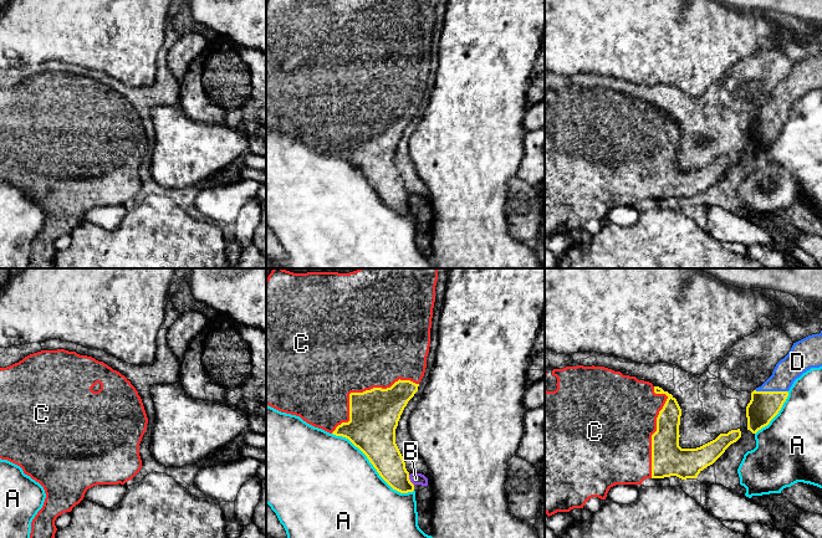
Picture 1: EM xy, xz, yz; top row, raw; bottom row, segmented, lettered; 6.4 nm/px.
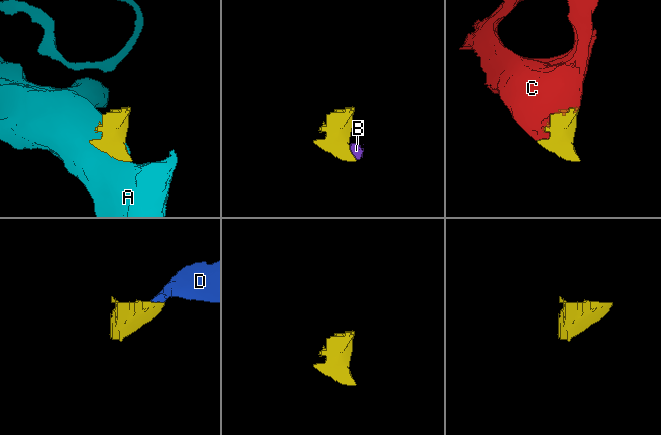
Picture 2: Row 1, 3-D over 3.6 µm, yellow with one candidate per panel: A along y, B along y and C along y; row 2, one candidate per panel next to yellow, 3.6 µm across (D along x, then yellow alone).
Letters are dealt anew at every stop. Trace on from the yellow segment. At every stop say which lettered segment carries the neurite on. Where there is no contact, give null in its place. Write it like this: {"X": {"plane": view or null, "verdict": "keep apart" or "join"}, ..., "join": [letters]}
{"A": {"plane": "xz", "verdict": "keep apart"}, "B": {"plane": "xz", "verdict": "keep apart"}, "C": {"plane": "xz", "verdict": "join"}, "D": {"plane": "yz", "verdict": "join"}, "join": ["C", "D"]}

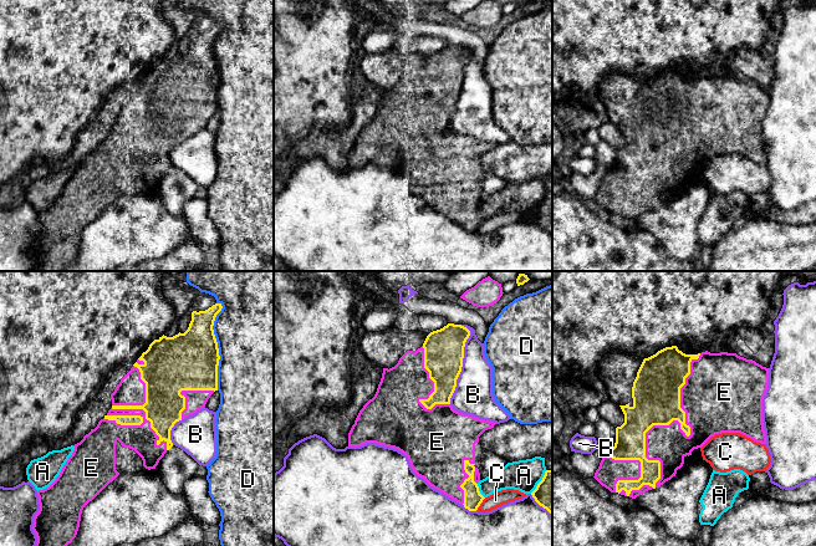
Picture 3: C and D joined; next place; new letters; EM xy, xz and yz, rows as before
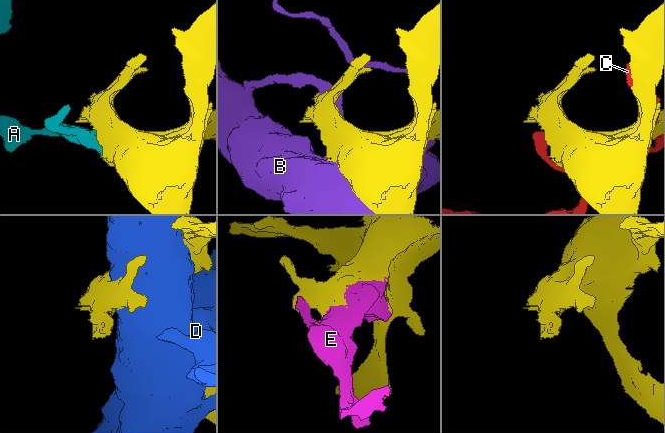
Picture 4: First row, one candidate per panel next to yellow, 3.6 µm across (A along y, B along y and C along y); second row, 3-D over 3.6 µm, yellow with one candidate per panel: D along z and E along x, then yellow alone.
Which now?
{"A": {"plane": "xz", "verdict": "keep apart"}, "B": {"plane": "xz", "verdict": "keep apart"}, "C": {"plane": "xz", "verdict": "keep apart"}, "D": {"plane": "xy", "verdict": "keep apart"}, "E": {"plane": "yz", "verdict": "join"}, "join": ["E"]}

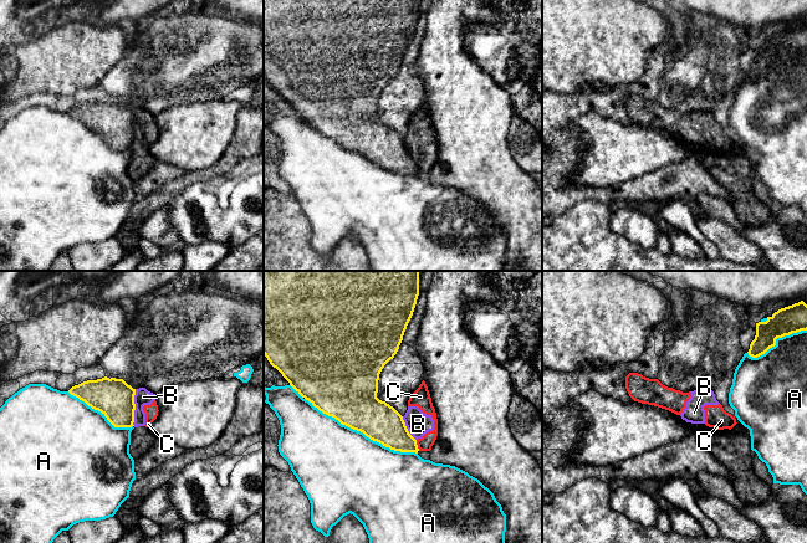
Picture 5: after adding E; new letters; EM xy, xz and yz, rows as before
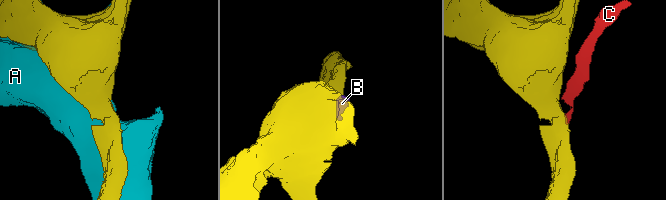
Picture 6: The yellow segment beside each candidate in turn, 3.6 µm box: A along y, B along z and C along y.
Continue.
{"A": {"plane": "xz", "verdict": "keep apart"}, "B": {"plane": "xy", "verdict": "keep apart"}, "C": {"plane": "xz", "verdict": "keep apart"}, "join": []}

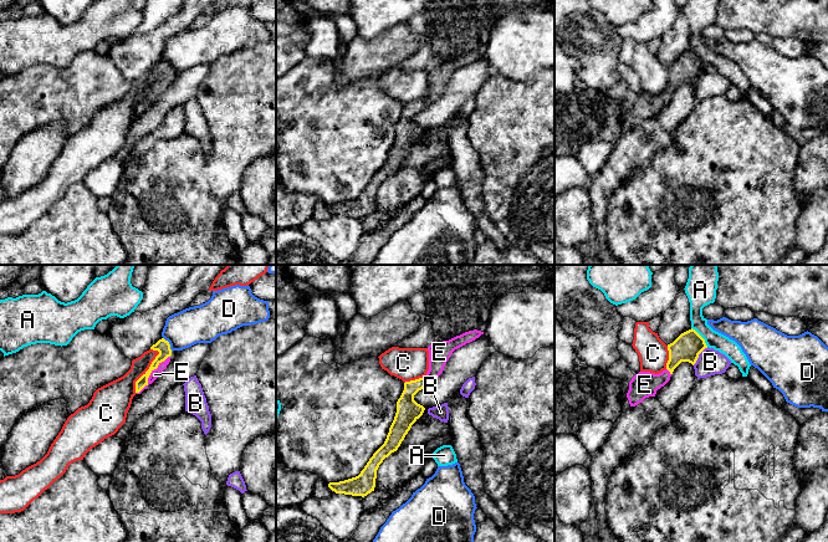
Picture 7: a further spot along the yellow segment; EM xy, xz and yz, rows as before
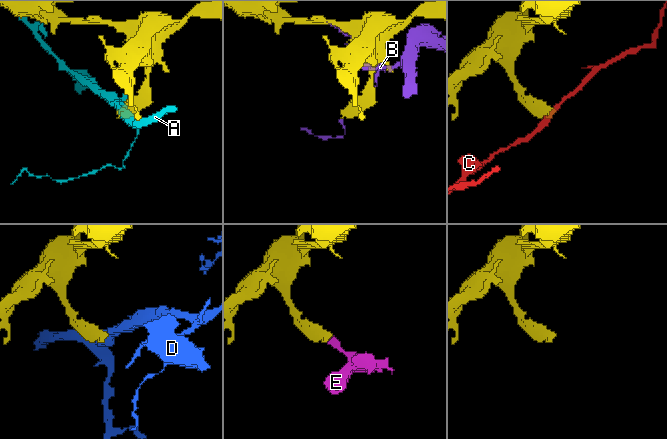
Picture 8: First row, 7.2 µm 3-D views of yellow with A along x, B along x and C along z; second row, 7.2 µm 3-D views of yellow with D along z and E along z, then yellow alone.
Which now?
{"A": {"plane": "yz", "verdict": "keep apart"}, "B": {"plane": "yz", "verdict": "keep apart"}, "C": {"plane": "xy", "verdict": "keep apart"}, "D": {"plane": "xy", "verdict": "keep apart"}, "E": {"plane": "xy", "verdict": "join"}, "join": ["E"]}

